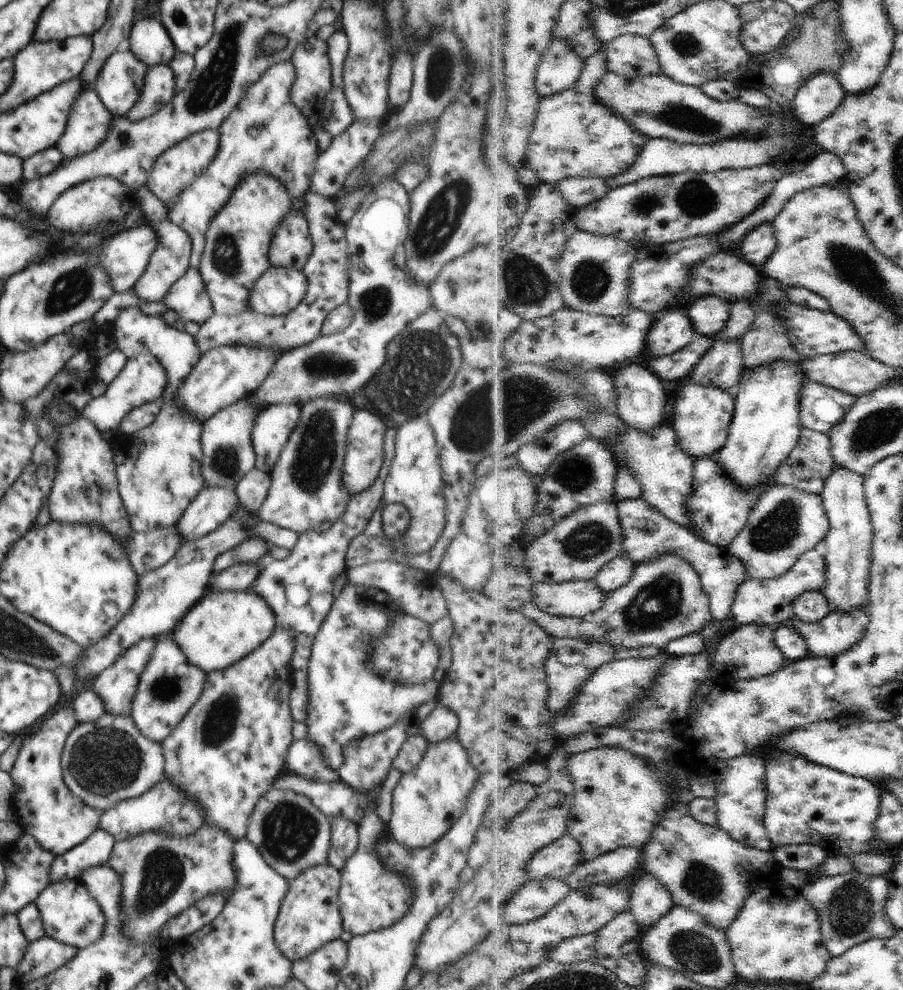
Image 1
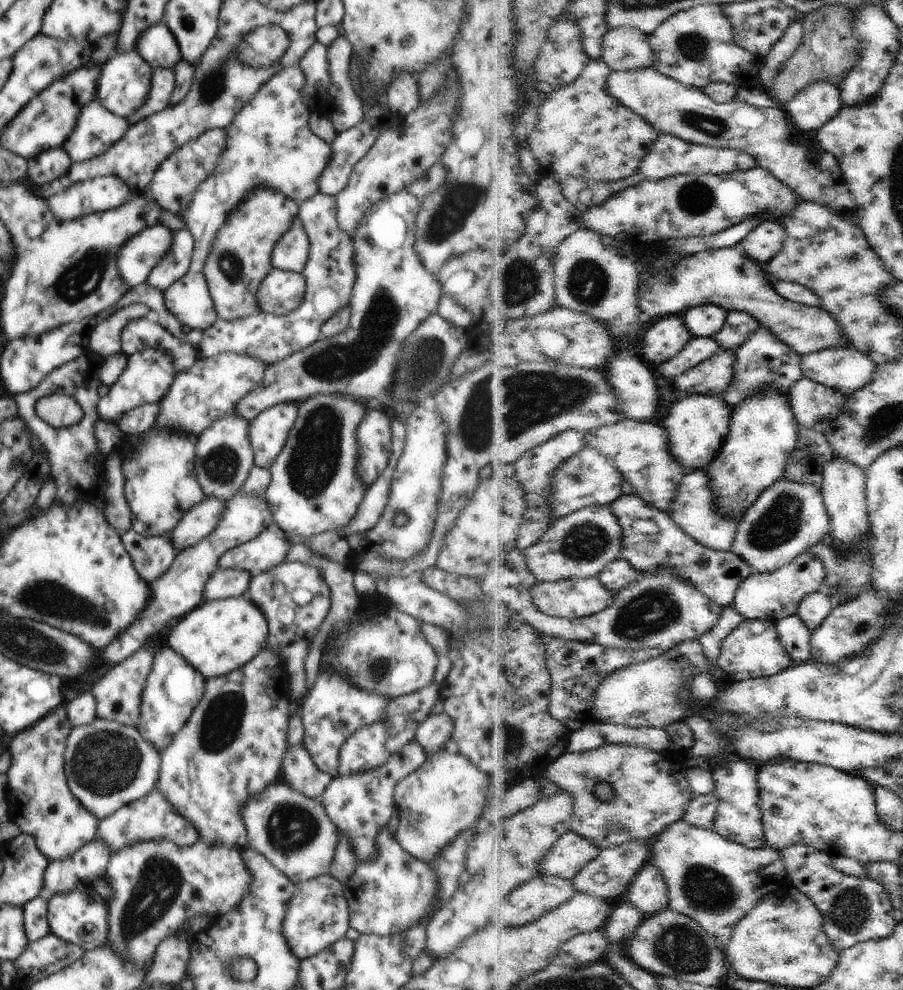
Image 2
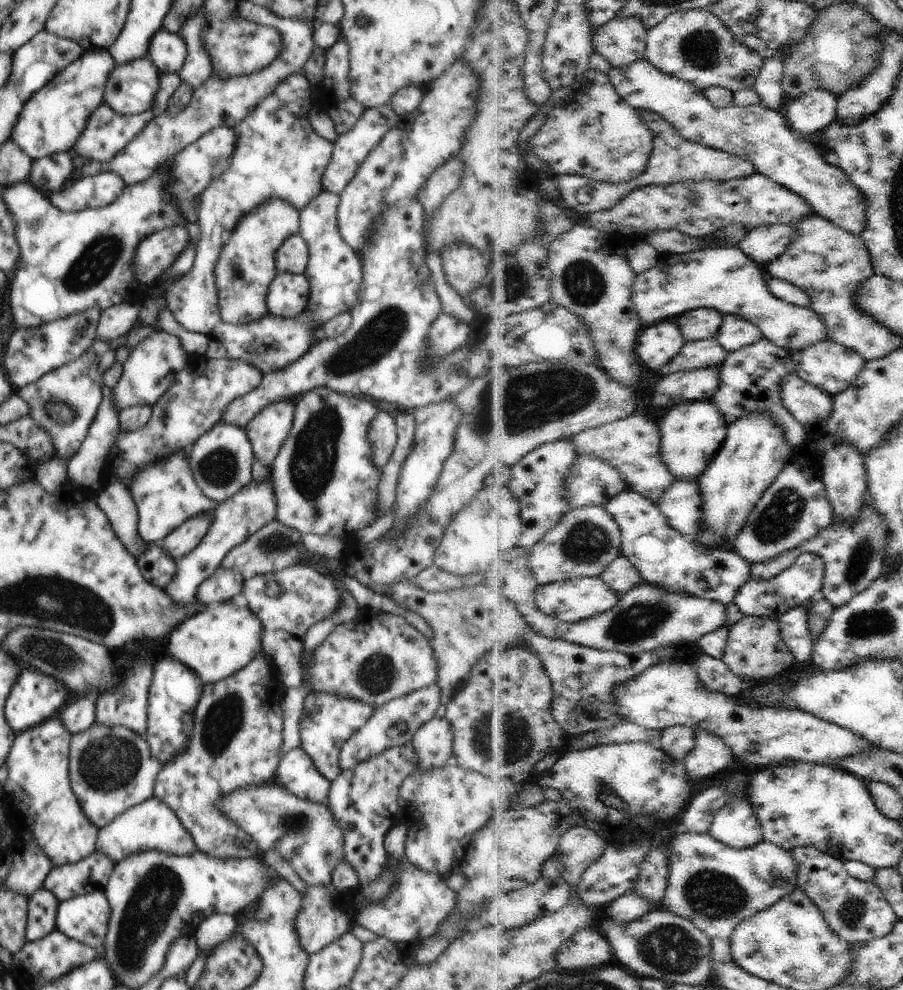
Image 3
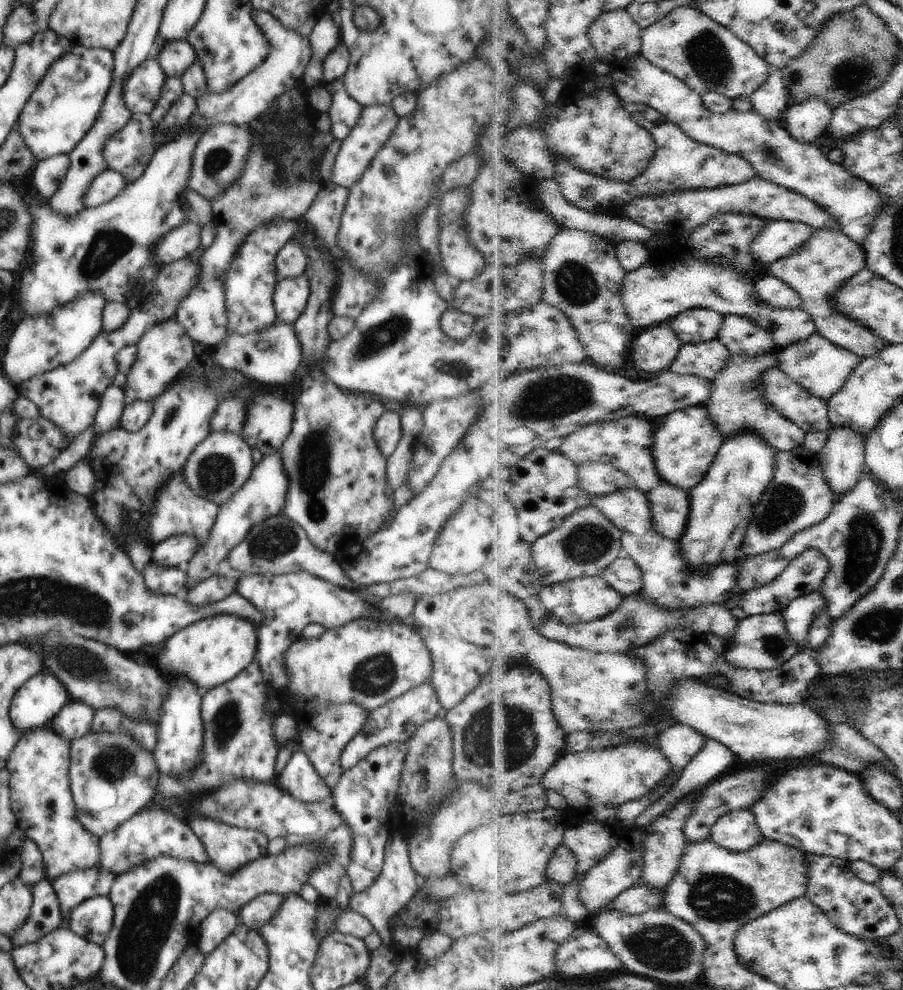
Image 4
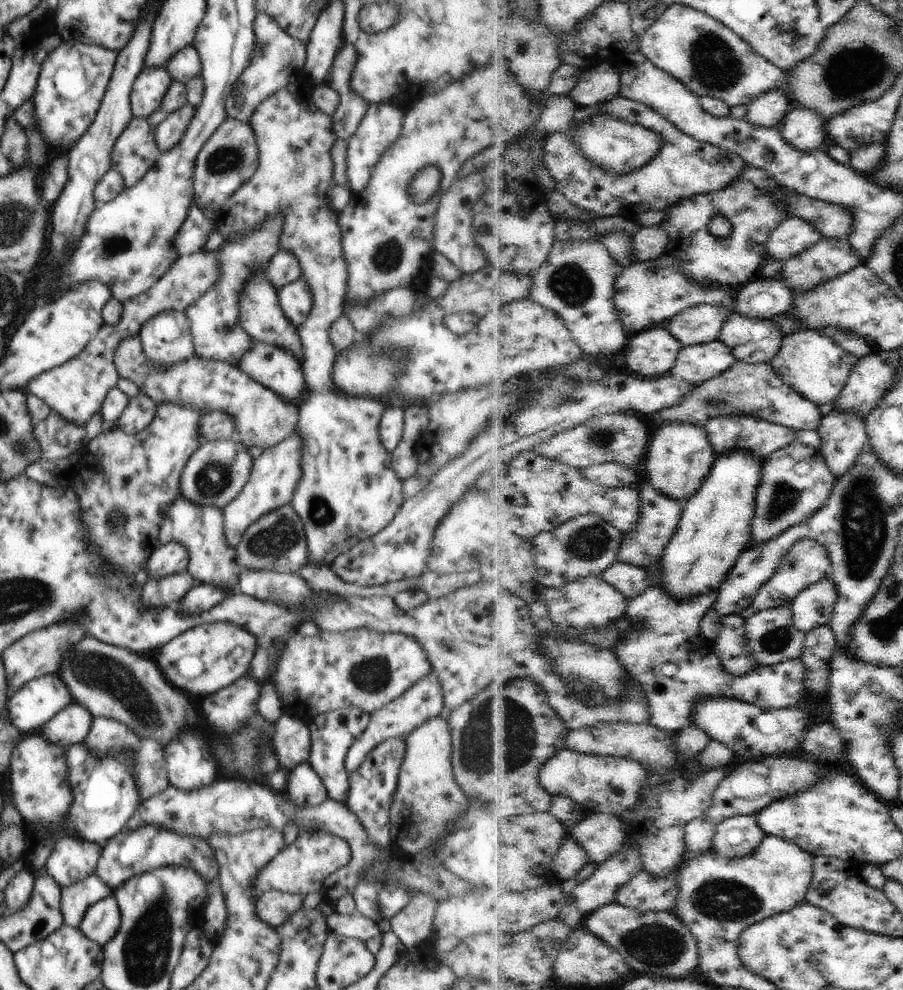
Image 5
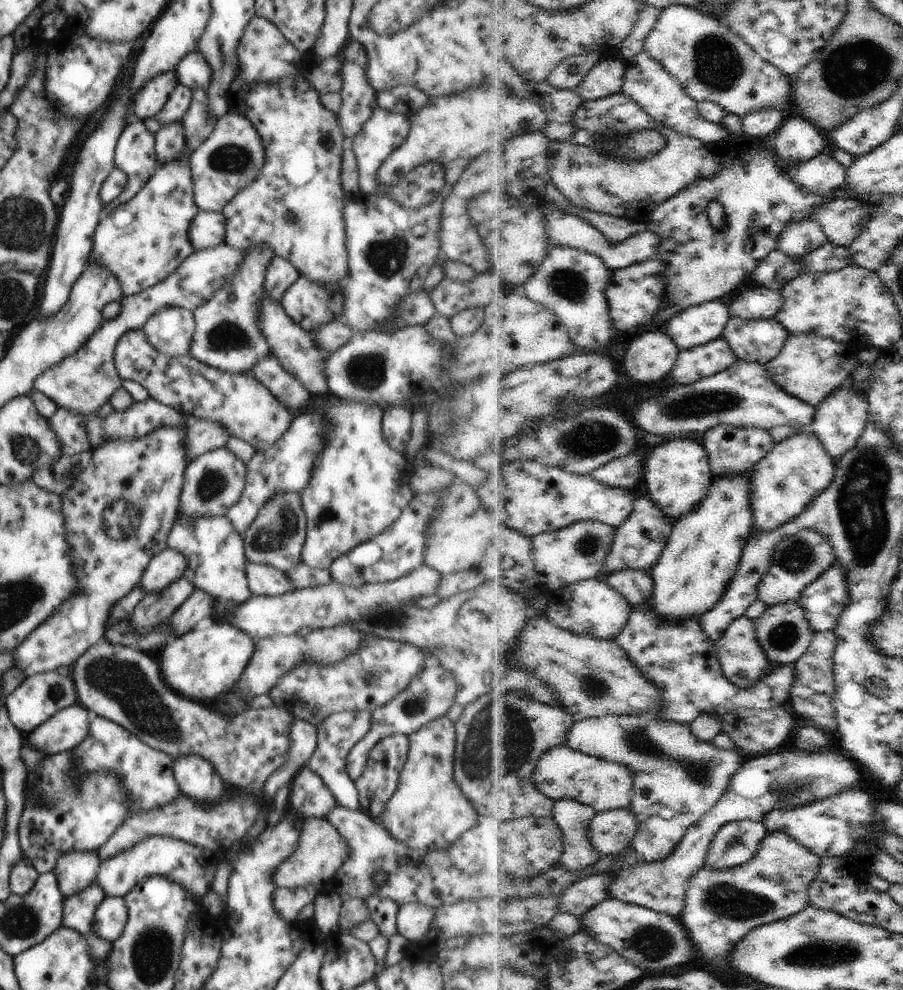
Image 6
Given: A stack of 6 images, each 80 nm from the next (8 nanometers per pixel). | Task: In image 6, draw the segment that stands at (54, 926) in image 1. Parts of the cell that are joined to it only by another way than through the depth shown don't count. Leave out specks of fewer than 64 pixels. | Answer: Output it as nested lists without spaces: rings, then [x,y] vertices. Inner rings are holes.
[[[105,896],[97,906],[92,928],[99,937],[112,943],[120,938],[127,920],[128,909],[123,897]]]

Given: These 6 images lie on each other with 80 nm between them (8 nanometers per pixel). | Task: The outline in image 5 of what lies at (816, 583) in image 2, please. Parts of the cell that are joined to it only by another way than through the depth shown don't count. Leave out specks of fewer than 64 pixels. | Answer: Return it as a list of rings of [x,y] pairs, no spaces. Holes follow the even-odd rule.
[[[804,539],[781,560],[779,571],[760,589],[757,601],[753,604],[756,612],[792,605],[793,602],[813,584],[828,576],[833,568],[830,549],[816,539]]]

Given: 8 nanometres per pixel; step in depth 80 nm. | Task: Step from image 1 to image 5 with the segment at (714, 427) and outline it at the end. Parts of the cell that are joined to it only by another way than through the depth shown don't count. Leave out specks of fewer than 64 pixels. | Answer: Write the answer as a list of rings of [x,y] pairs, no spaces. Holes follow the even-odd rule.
[[[676,423],[654,432],[650,456],[646,464],[646,482],[666,493],[674,500],[682,501],[695,497],[707,483],[708,477],[717,463],[715,446],[707,428],[688,423]]]

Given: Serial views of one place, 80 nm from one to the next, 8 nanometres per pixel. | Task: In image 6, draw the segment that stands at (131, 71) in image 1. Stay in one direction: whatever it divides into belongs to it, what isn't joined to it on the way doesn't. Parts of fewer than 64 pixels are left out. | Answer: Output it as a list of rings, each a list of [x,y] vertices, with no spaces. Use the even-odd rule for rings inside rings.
[[[174,71],[165,72],[149,80],[137,93],[133,101],[133,112],[136,118],[155,117],[168,102],[169,96],[179,84]]]

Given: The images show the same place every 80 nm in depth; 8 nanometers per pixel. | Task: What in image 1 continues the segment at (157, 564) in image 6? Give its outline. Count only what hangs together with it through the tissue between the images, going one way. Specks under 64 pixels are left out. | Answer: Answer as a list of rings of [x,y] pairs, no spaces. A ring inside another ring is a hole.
[[[205,486],[177,522],[183,541],[195,541],[216,530],[235,510],[239,497],[235,489]]]

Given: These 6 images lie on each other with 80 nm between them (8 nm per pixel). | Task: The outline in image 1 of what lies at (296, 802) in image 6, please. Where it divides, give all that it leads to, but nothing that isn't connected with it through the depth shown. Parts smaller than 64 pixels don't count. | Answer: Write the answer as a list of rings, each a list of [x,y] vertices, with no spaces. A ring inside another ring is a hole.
[[[307,738],[294,740],[288,748],[285,772],[317,783],[331,783],[339,779],[337,771],[325,764],[320,749]]]

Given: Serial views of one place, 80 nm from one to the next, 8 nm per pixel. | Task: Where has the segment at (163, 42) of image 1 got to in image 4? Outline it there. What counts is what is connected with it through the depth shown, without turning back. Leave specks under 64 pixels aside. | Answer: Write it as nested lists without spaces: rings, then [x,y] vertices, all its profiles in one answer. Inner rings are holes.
[[[186,39],[166,43],[158,52],[160,66],[167,77],[182,78],[197,58],[198,54]]]

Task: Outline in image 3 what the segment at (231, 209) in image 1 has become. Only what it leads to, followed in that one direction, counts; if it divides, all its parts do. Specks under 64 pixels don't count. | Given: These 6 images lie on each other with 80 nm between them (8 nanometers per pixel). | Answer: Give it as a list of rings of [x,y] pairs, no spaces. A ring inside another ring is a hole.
[[[270,200],[256,212],[240,220],[228,242],[221,248],[215,268],[215,283],[221,320],[233,325],[247,325],[270,314],[267,305],[269,284],[278,272],[274,260],[280,244],[298,232],[298,210],[282,200]]]

